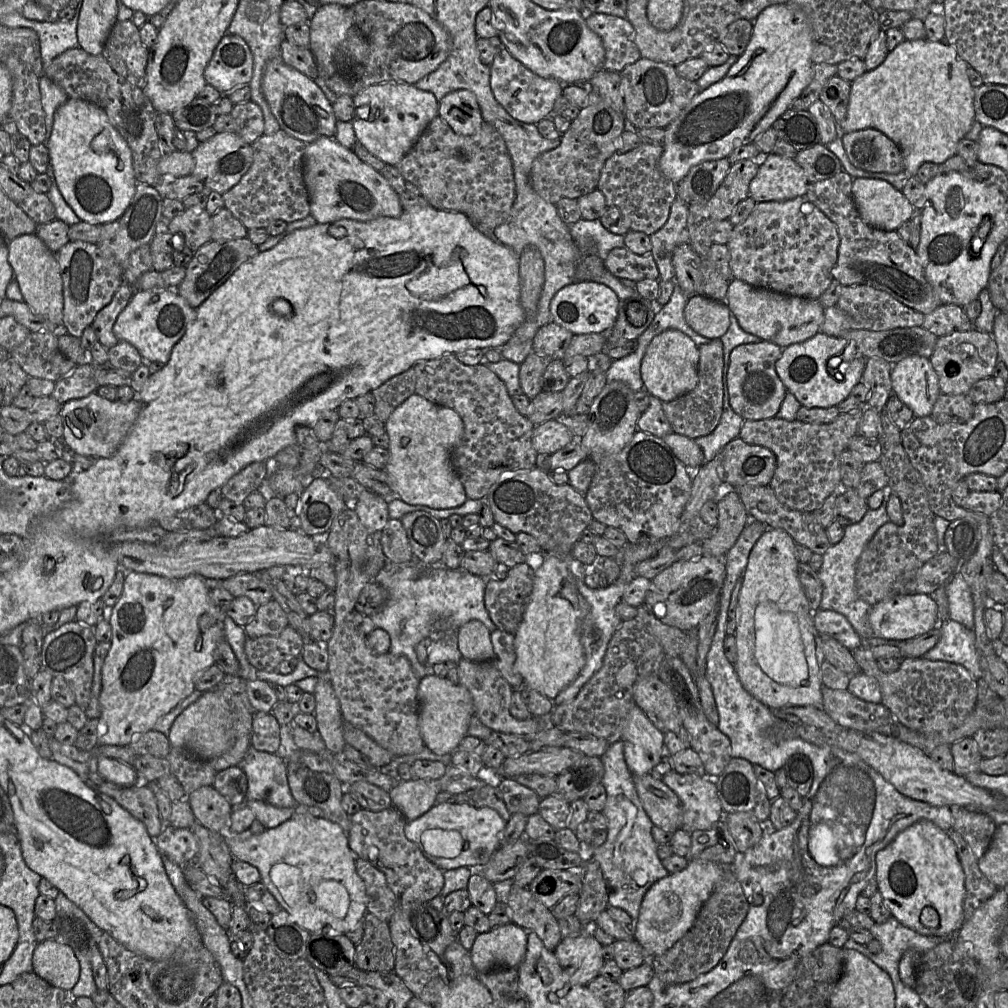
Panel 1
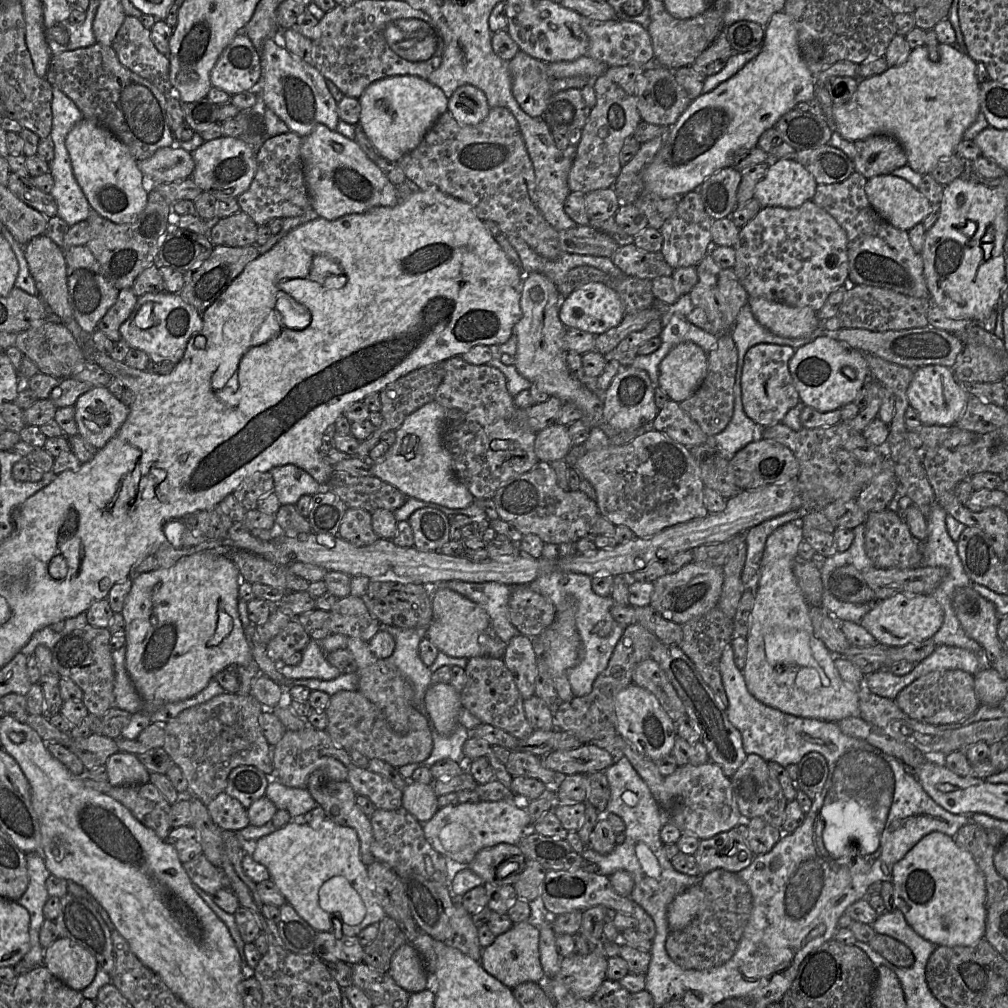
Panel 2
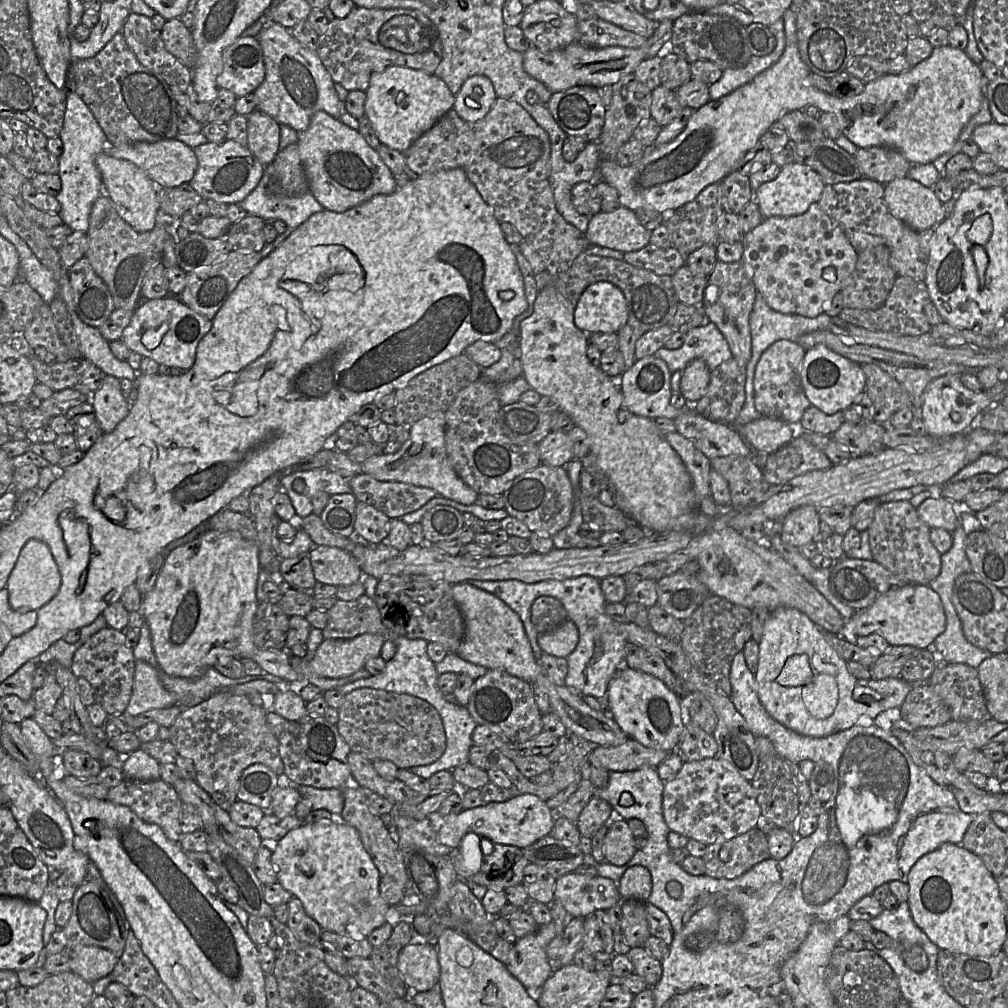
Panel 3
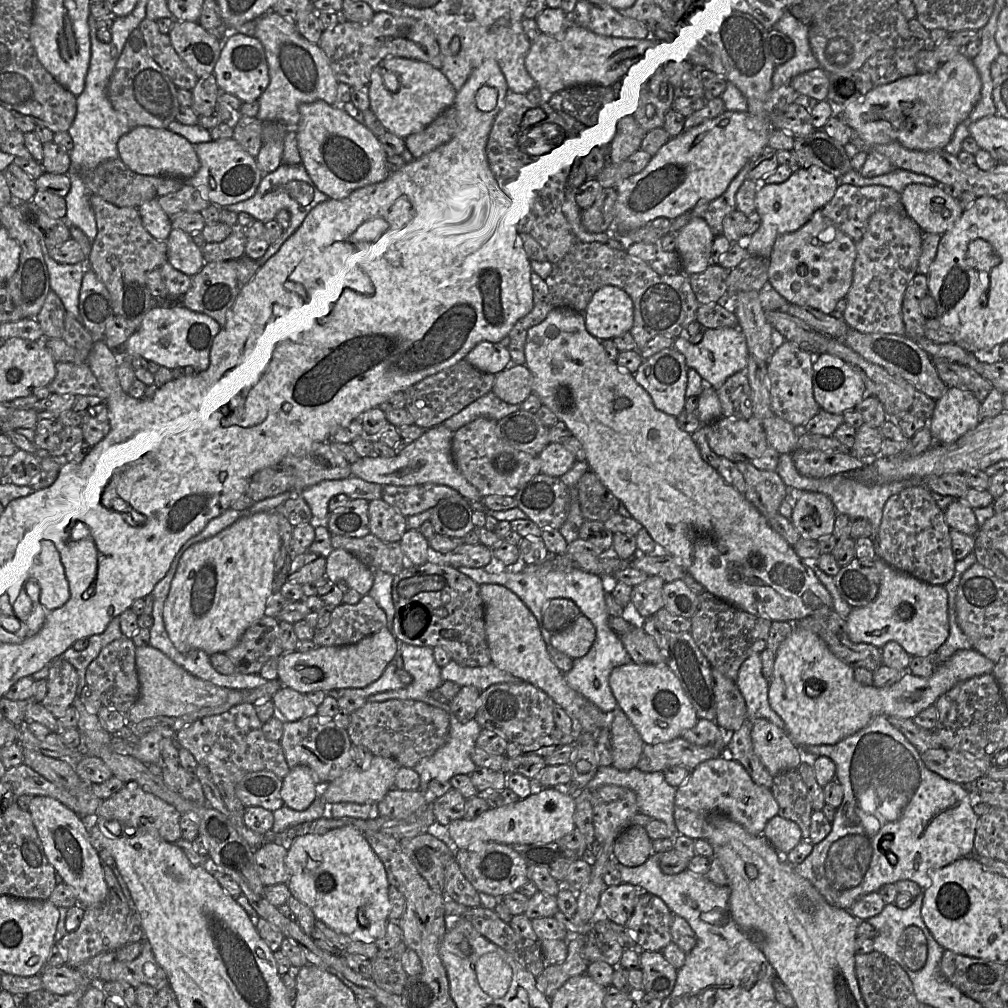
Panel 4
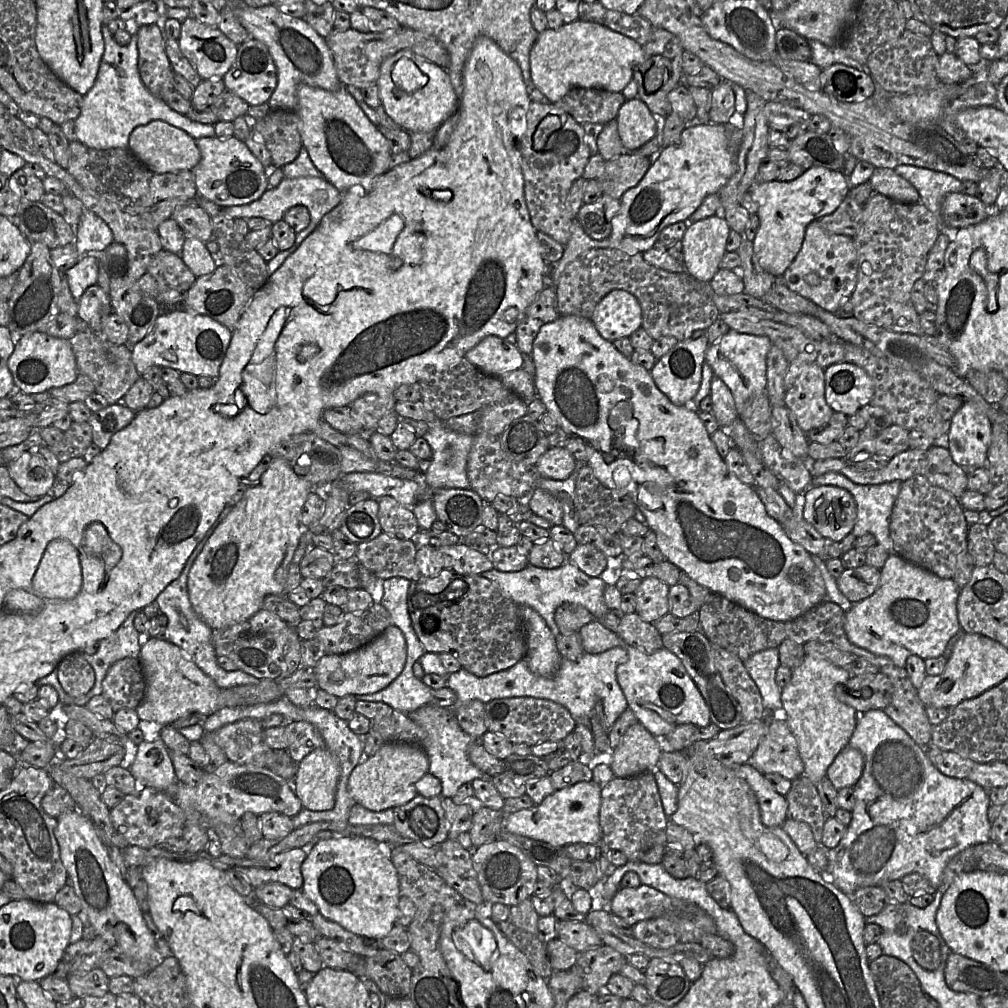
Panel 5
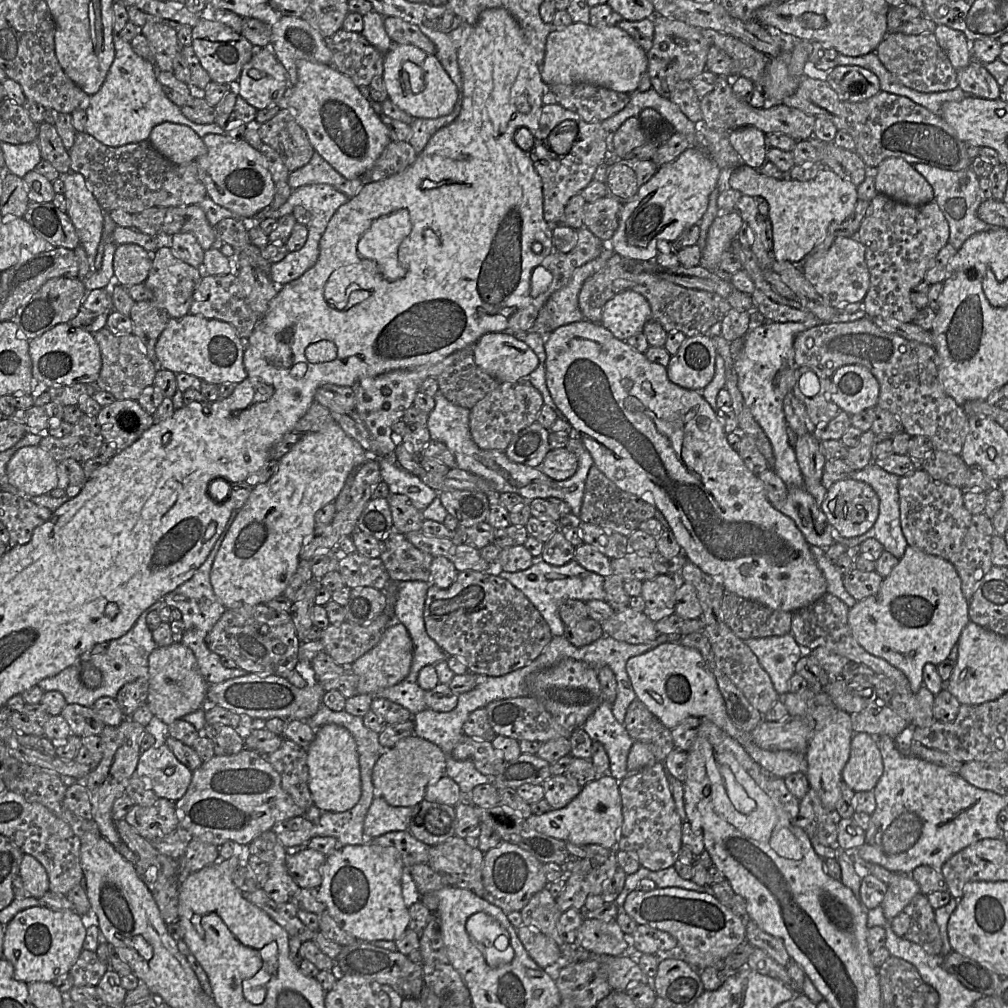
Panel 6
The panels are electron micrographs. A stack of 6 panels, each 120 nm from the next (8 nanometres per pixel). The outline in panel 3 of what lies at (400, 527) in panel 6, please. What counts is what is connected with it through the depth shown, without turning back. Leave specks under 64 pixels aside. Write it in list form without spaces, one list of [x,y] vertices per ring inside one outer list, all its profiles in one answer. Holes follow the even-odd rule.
[[[358,502],[354,532],[357,539],[369,544],[386,542],[390,518],[371,505]]]

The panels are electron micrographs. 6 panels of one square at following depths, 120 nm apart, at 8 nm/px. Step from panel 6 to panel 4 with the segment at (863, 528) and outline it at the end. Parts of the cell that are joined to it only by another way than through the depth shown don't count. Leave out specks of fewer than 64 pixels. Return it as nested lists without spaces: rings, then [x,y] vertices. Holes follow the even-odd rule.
[[[791,490],[790,521],[801,538],[818,540],[831,535],[837,511],[831,498],[820,492]]]

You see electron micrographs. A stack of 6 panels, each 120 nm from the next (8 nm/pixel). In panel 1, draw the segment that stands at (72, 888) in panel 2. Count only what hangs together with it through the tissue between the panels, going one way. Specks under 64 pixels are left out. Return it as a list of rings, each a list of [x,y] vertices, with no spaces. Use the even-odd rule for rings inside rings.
[[[59,893],[55,899],[58,927],[56,940],[70,946],[80,964],[79,980],[69,992],[72,997],[92,997],[97,990],[108,991],[107,966],[98,947],[99,939],[104,932],[66,895]]]

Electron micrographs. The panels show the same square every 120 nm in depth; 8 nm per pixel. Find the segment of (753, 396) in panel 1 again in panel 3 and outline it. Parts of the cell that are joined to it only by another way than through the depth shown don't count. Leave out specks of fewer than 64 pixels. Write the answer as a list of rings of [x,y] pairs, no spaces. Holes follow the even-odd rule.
[[[780,340],[761,355],[754,372],[754,404],[763,417],[799,426],[807,408],[811,406],[801,383],[801,368],[806,350],[796,342]]]

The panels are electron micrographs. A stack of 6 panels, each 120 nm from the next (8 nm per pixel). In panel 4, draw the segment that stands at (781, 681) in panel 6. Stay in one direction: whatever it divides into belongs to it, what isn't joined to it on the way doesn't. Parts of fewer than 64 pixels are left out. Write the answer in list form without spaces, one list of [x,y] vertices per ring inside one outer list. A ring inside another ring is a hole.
[[[760,653],[750,655],[741,664],[736,684],[745,699],[750,720],[764,718],[785,729],[783,720],[769,703],[769,682],[762,672]]]

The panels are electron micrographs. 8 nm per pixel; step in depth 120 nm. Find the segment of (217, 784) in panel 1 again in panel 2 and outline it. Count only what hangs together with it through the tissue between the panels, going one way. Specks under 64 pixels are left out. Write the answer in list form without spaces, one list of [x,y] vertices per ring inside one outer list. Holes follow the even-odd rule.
[[[238,766],[228,776],[225,793],[249,808],[252,803],[265,796],[271,780],[271,776],[254,766]]]

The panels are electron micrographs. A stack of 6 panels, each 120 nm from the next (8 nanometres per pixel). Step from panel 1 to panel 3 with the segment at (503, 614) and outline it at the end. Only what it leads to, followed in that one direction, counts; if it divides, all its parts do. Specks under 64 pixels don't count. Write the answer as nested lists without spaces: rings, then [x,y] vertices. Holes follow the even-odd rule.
[[[538,597],[531,606],[531,621],[539,634],[556,628],[566,620],[565,607],[554,597]]]

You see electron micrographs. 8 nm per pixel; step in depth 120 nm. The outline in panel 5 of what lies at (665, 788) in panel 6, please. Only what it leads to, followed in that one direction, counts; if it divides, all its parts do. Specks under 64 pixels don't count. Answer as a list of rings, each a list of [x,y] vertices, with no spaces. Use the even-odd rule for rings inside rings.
[[[652,771],[640,775],[614,777],[601,790],[599,822],[602,840],[611,849],[624,853],[629,861],[641,862],[642,854],[654,845],[666,845],[668,816],[665,814]]]

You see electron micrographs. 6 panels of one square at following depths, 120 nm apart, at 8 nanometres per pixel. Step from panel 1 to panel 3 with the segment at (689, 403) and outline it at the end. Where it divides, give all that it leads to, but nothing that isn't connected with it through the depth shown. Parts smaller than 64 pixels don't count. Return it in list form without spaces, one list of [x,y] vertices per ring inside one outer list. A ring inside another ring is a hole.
[[[731,358],[710,372],[706,394],[693,403],[704,418],[720,424],[733,424],[745,403],[745,368]]]

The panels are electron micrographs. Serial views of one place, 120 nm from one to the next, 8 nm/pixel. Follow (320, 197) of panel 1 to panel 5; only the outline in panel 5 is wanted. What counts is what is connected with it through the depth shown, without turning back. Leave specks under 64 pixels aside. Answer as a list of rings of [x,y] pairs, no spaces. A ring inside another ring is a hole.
[[[300,85],[295,112],[299,118],[302,144],[312,163],[323,178],[340,192],[369,186],[388,171],[391,156],[388,140],[371,123],[344,86],[336,91],[327,91]]]

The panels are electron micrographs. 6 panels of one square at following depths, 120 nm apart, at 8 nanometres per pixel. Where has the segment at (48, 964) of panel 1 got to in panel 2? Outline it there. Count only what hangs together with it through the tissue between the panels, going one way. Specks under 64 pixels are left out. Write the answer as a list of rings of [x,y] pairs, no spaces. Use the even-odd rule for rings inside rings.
[[[59,937],[44,949],[43,965],[68,987],[82,991],[97,973],[95,957],[75,942]]]

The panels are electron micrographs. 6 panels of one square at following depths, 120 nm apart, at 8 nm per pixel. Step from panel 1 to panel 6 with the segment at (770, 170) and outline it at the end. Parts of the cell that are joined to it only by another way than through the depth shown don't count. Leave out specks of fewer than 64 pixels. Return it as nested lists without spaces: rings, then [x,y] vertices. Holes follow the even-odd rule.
[[[742,163],[731,170],[729,187],[742,195],[761,196],[768,202],[768,218],[771,221],[773,234],[772,258],[776,261],[789,261],[794,264],[801,264],[828,232],[834,232],[852,214],[858,201],[857,186],[827,167],[823,168],[814,179],[799,181],[788,178],[787,174],[783,179],[767,177],[759,169]]]

